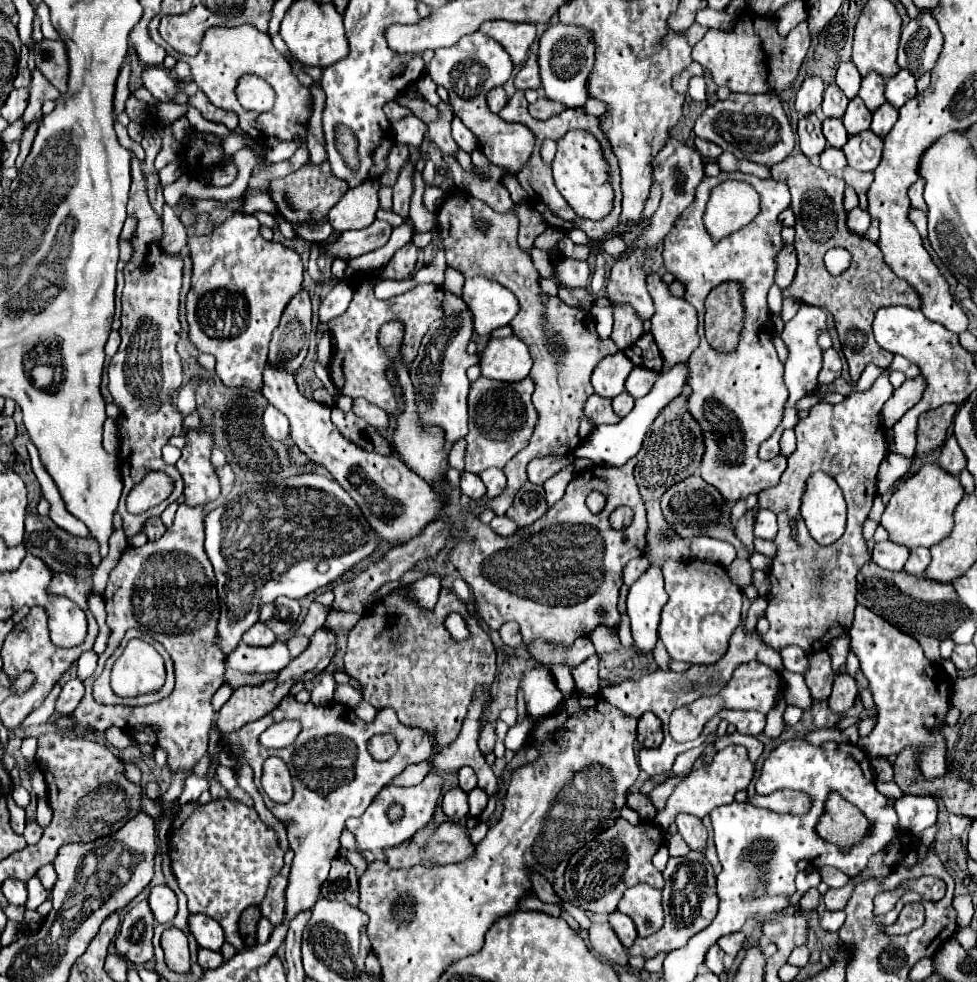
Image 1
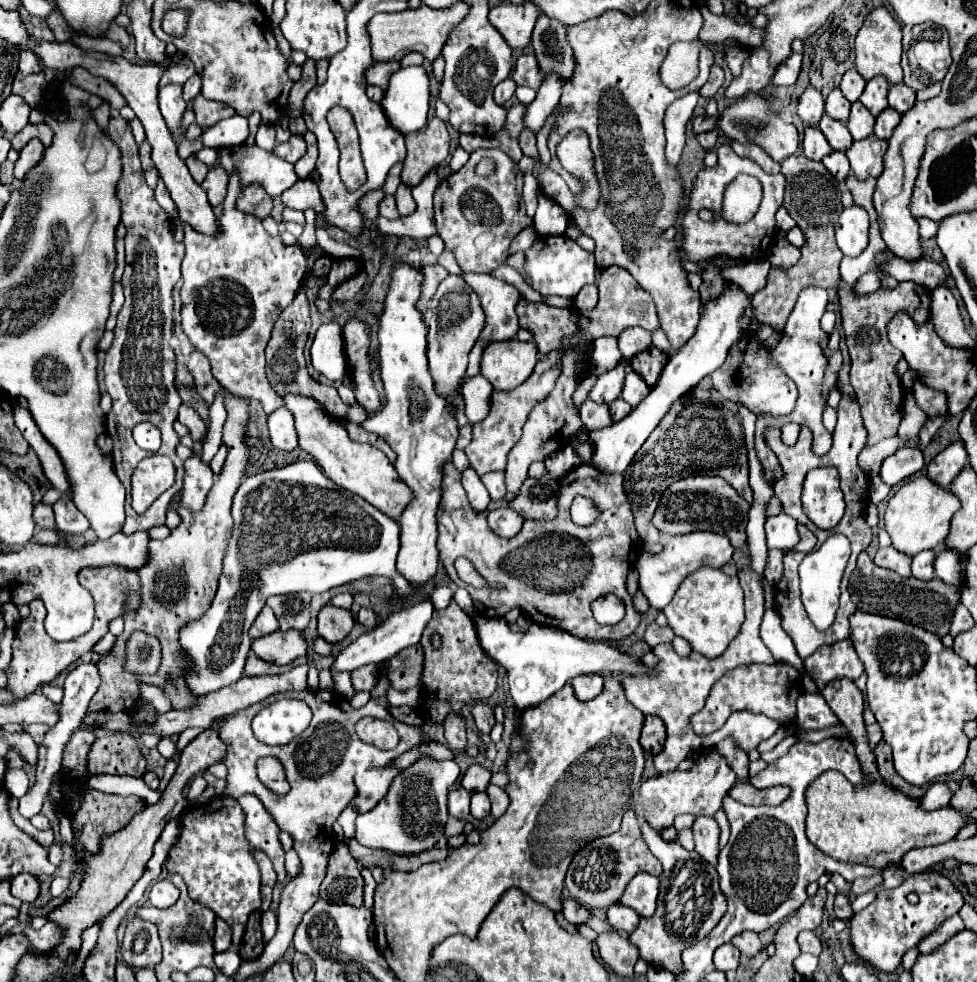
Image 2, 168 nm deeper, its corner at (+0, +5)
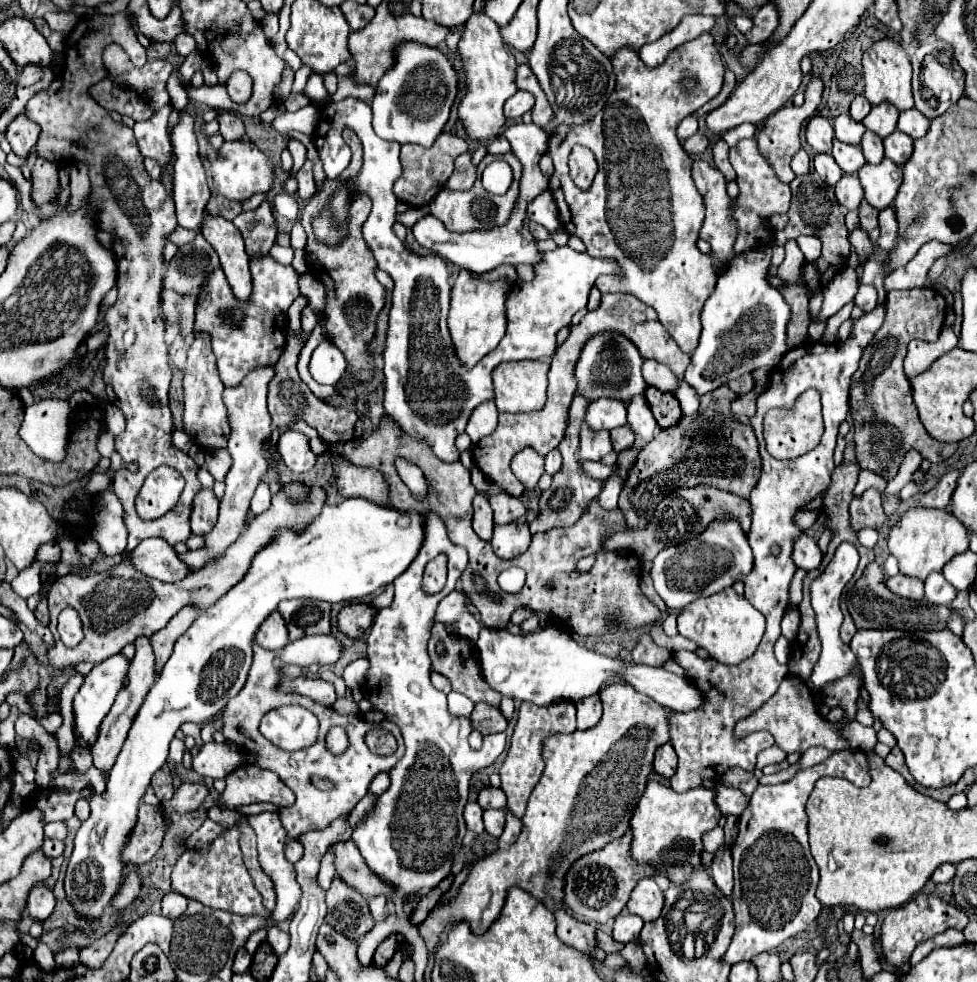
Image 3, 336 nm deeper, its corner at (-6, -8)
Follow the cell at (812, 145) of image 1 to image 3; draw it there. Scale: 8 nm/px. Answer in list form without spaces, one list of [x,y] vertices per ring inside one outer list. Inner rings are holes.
[[[817,153],[815,159],[813,159],[813,165],[815,165],[815,171],[819,173],[819,177],[827,185],[835,185],[841,179],[841,175],[843,175],[843,171],[835,163],[835,159],[831,155],[827,155],[827,153]]]

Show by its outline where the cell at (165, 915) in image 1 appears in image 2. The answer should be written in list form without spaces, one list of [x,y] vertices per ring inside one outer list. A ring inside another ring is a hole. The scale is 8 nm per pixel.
[[[171,880],[155,882],[151,888],[151,894],[149,894],[149,902],[155,908],[169,908],[177,902],[177,898],[179,898],[179,888]]]

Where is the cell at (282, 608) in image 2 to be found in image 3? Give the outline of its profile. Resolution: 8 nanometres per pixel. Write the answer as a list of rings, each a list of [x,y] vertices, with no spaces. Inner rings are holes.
[[[293,599],[279,603],[277,609],[289,629],[289,639],[295,641],[305,635],[329,635],[329,611],[331,605],[325,601]]]

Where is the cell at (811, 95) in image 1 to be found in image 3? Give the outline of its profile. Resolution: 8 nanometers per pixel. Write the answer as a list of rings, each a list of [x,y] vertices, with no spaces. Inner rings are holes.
[[[815,115],[807,123],[807,143],[815,153],[831,153],[831,143],[833,143],[831,121],[821,115]]]

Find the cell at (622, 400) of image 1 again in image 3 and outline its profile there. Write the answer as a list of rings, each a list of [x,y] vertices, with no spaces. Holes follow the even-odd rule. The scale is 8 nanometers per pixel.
[[[623,425],[623,427],[611,431],[611,441],[613,441],[613,451],[619,453],[635,443],[635,433],[631,433],[629,425]]]

